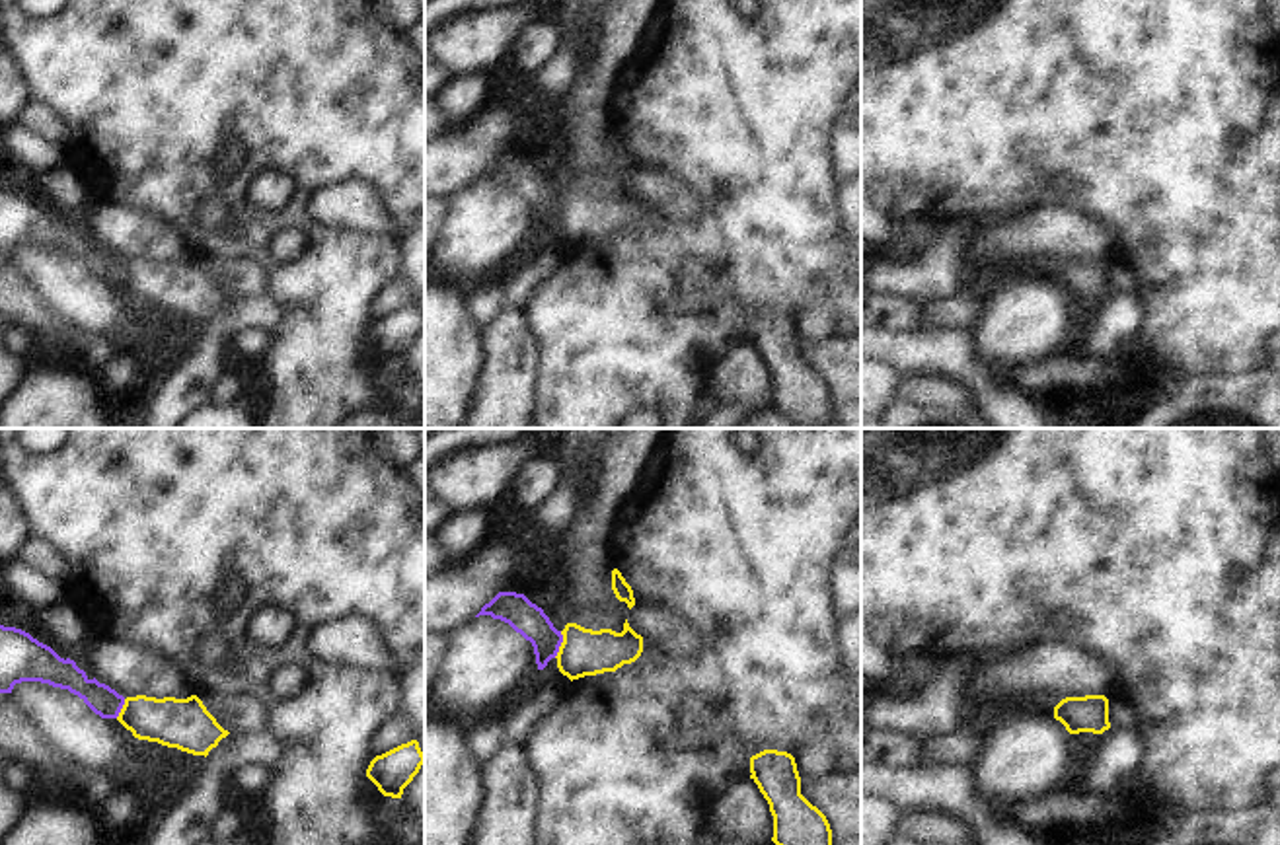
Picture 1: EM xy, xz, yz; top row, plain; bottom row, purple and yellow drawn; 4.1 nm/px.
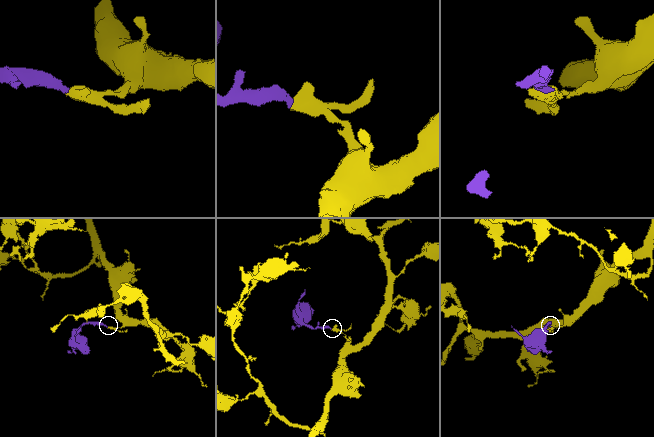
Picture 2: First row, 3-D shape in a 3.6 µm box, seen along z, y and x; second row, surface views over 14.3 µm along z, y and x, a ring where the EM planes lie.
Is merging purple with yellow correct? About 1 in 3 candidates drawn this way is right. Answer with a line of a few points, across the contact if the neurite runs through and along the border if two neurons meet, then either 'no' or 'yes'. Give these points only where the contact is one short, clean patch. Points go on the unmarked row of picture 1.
xz (528, 183), (560, 209), (583, 215) | yes

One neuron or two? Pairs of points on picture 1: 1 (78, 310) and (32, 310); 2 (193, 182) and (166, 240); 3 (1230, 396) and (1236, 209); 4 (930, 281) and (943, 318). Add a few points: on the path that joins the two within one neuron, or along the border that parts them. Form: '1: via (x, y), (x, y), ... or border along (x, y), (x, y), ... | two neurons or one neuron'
1: border along (20, 277), (53, 310), (90, 335) | two neurons
2: border along (131, 207), (168, 220), (195, 257) | two neurons
3: border along (1259, 367), (1247, 372), (1199, 372), (1185, 380) | two neurons
4: border along (957, 291), (922, 306) | two neurons

